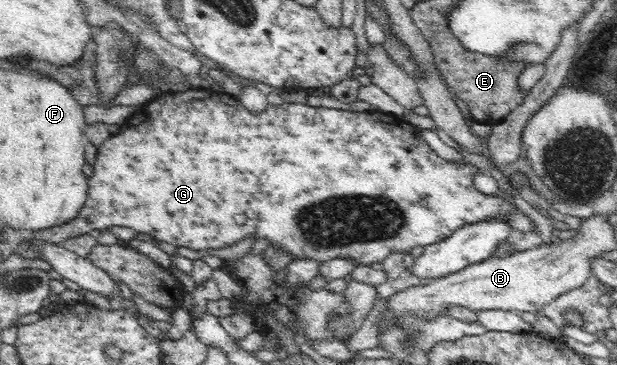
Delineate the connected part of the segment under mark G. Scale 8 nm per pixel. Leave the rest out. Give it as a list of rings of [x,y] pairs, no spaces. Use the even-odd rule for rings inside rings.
[[[189,85],[189,92],[183,94],[169,94],[153,100],[147,104],[139,114],[135,114],[129,124],[123,128],[119,136],[103,140],[103,146],[99,148],[97,162],[93,168],[93,176],[89,178],[87,186],[87,198],[83,202],[83,208],[75,216],[75,220],[47,228],[47,230],[33,230],[33,238],[22,240],[16,248],[17,255],[27,258],[37,258],[38,252],[32,248],[35,240],[50,242],[61,245],[65,238],[75,238],[83,234],[91,234],[91,230],[105,230],[111,226],[125,226],[133,228],[137,232],[145,232],[152,235],[157,241],[162,240],[173,244],[173,246],[183,246],[191,250],[217,250],[217,248],[227,248],[235,244],[241,238],[264,238],[269,244],[272,242],[281,252],[287,252],[293,258],[312,258],[318,263],[331,258],[350,258],[356,264],[371,266],[373,262],[382,262],[391,252],[402,252],[406,257],[413,256],[423,246],[429,246],[433,242],[441,242],[449,238],[459,226],[479,222],[479,220],[491,220],[500,218],[509,226],[517,230],[531,232],[535,231],[533,221],[525,214],[521,213],[512,199],[508,196],[487,195],[475,189],[473,178],[478,172],[484,172],[471,163],[451,162],[440,158],[423,138],[418,130],[414,128],[400,116],[390,113],[375,112],[363,113],[341,109],[331,109],[325,107],[311,107],[304,103],[286,103],[282,105],[270,105],[267,110],[260,113],[252,113],[243,110],[243,105],[239,106],[236,97],[222,91],[197,89]]]

